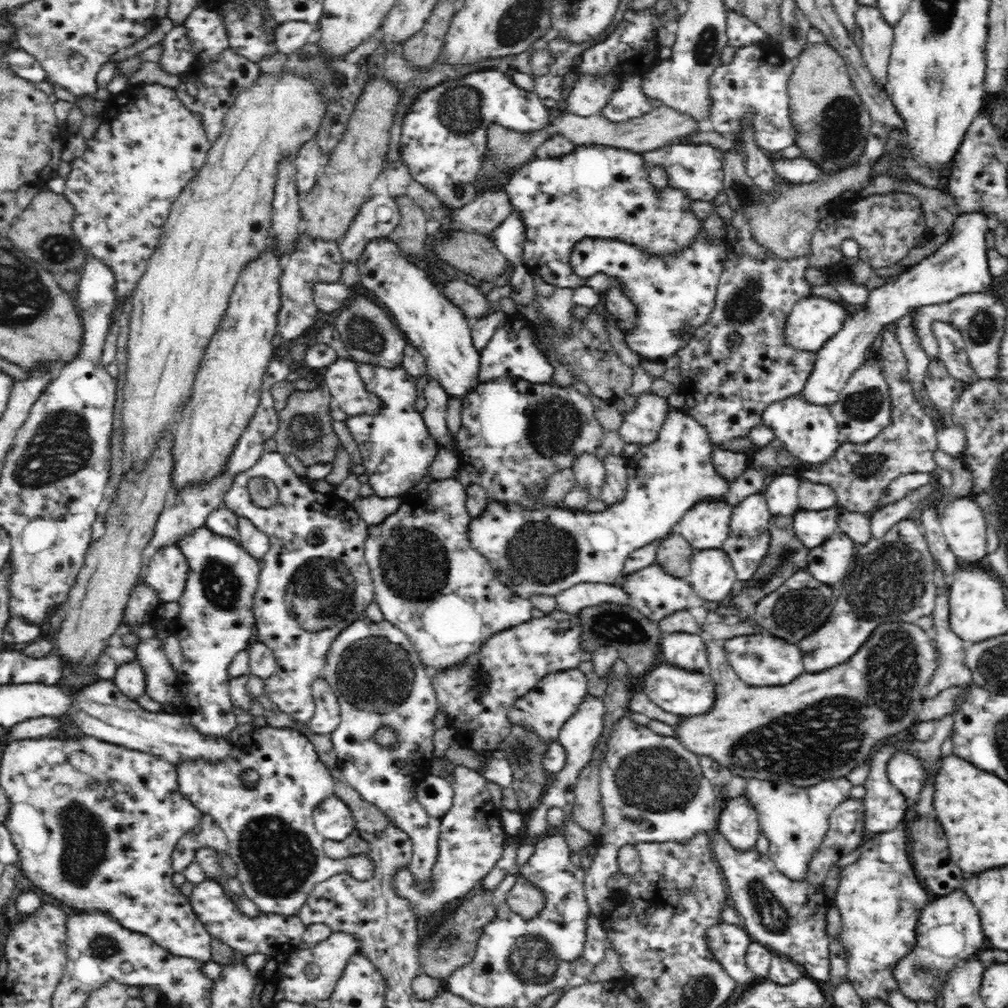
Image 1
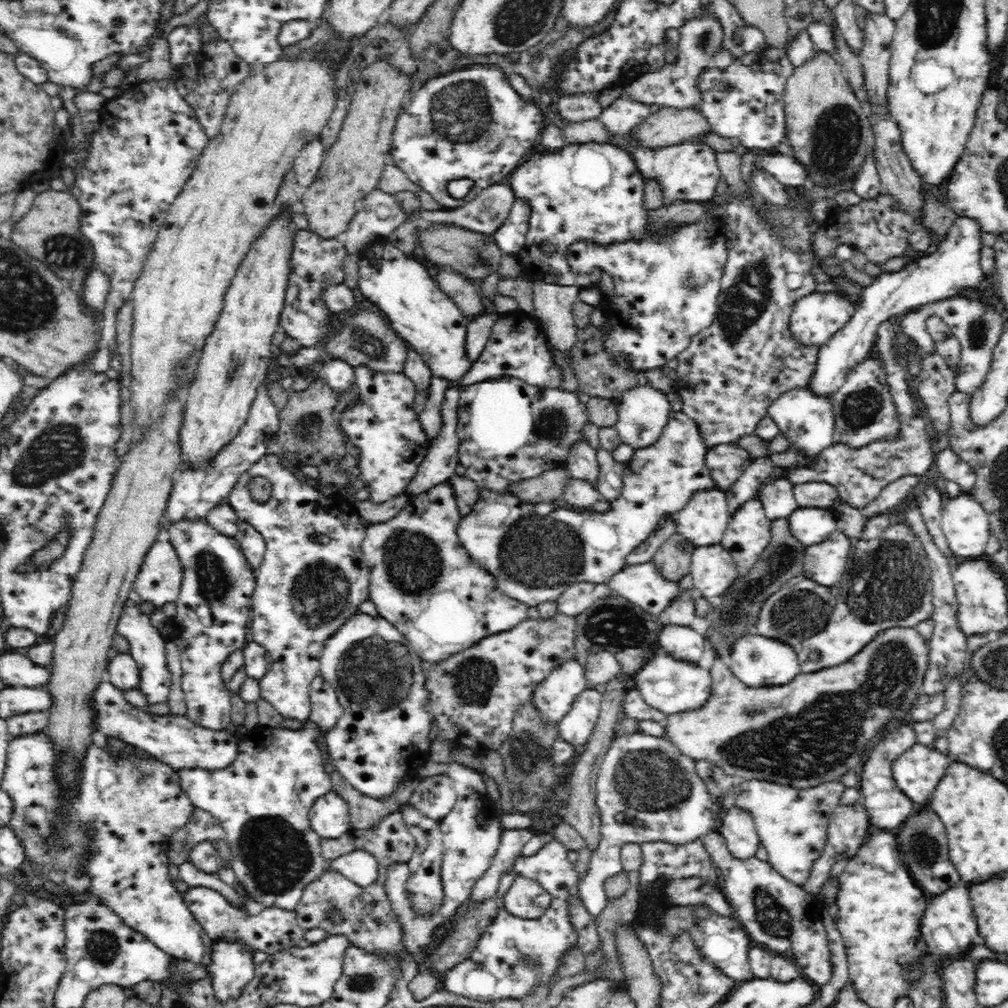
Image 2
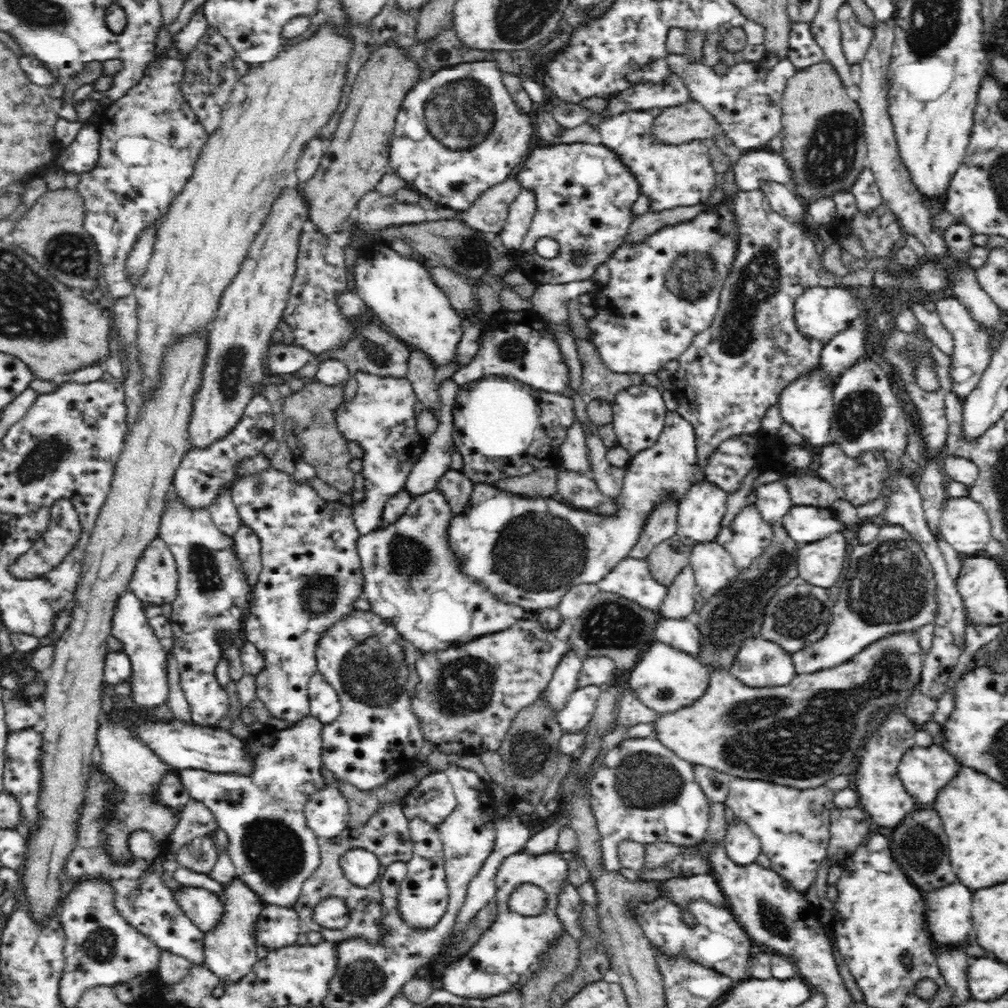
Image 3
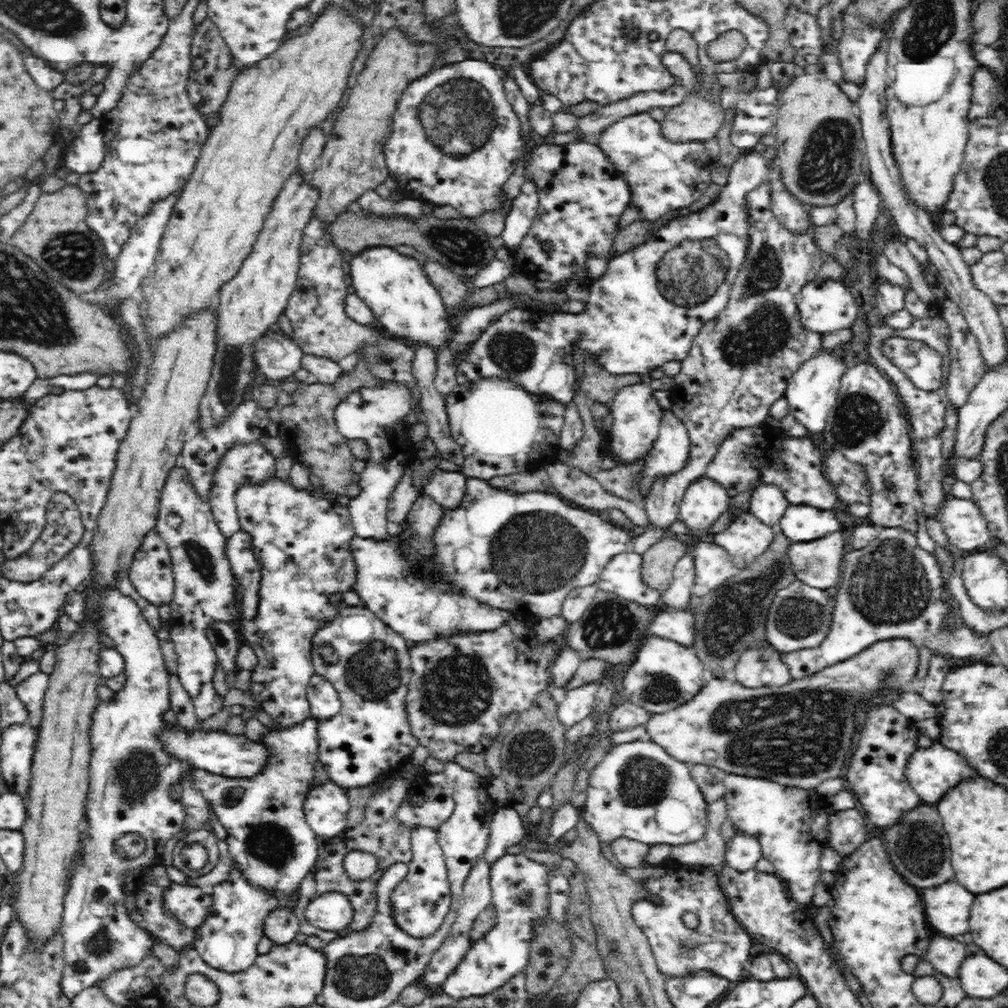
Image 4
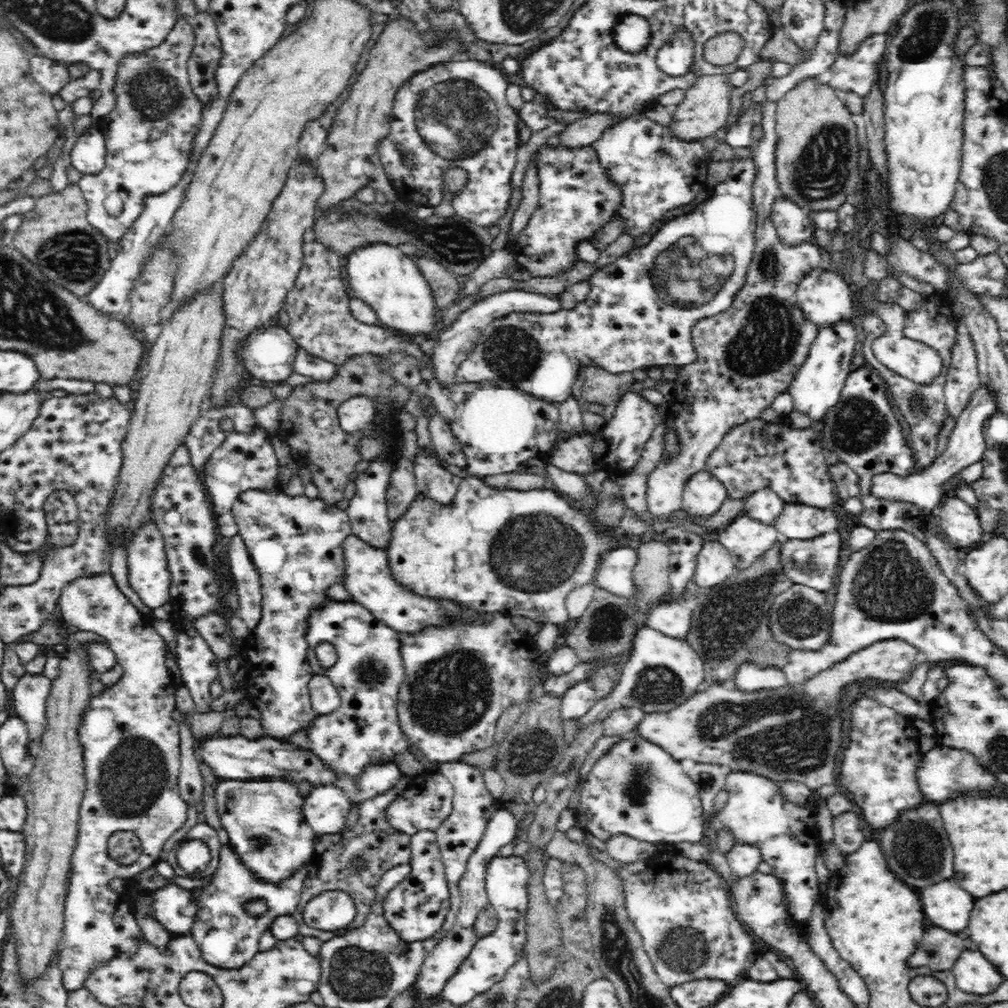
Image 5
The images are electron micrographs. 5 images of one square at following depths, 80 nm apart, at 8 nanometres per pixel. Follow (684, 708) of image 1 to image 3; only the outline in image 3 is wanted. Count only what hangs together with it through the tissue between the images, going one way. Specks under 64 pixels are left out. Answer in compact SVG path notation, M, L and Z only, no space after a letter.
M652 642L642 653L638 664L630 672L630 690L638 699L661 715L676 713L677 710L698 702L710 684L710 668L700 664L700 660L674 650L662 642Z

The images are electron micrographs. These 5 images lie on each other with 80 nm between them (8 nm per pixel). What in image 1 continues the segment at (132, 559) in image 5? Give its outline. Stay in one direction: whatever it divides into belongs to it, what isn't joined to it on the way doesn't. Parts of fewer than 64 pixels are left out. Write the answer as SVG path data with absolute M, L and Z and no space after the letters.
M168 546L147 555L141 580L150 583L165 603L178 602L184 593L188 574L188 560L180 547Z

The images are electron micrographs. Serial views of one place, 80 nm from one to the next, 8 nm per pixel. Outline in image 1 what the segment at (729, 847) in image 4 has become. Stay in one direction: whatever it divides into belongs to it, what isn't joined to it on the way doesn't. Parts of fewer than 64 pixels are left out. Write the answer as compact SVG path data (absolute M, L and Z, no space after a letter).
M740 794L732 800L725 800L716 831L739 850L750 850L759 835L758 825L756 807L746 794Z

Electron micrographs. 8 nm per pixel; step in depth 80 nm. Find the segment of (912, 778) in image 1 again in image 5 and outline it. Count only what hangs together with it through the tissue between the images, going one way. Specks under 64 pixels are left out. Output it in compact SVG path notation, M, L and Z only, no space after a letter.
M939 744L920 755L915 764L915 775L918 789L920 789L923 799L928 802L944 802L944 800L952 798L958 790L988 792L988 790L992 790L988 786L998 784L998 782L994 782L994 776L991 776L986 767L982 766L972 755Z

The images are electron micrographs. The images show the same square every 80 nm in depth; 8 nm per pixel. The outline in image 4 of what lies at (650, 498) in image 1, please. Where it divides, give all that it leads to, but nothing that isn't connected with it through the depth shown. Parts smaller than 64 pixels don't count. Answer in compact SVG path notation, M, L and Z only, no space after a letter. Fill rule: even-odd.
M665 409L658 438L654 441L652 448L638 460L639 471L633 482L637 496L641 496L641 500L645 501L658 481L673 477L681 473L682 470L686 470L686 464L688 464L689 458L690 433L688 433L688 427L684 425L682 419L678 418L671 409ZM467 478L466 482L465 501L458 510L446 510L434 536L437 543L434 569L446 574L456 589L460 587L470 597L517 611L518 615L523 612L536 617L561 615L561 604L574 588L594 584L610 561L631 550L636 534L630 528L616 526L606 517L594 516L586 509L568 508L570 503L554 492L518 494L494 488L476 478Z

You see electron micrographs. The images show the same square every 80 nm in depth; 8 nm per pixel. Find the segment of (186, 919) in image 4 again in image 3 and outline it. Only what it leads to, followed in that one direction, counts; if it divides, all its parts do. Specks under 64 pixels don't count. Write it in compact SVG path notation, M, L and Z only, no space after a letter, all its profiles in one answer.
M181 886L174 893L186 915L202 932L214 930L226 916L226 905L215 892L205 888Z

